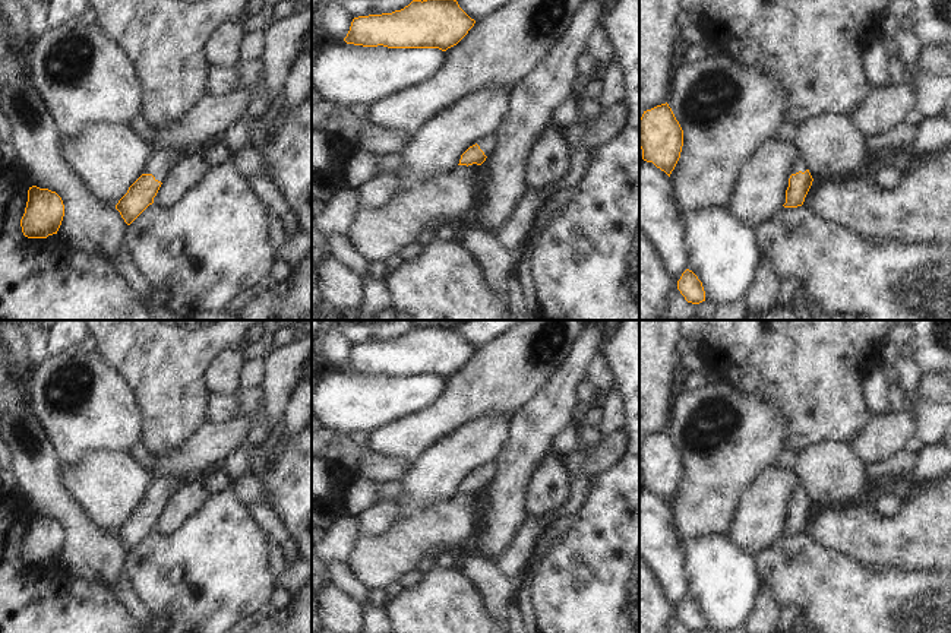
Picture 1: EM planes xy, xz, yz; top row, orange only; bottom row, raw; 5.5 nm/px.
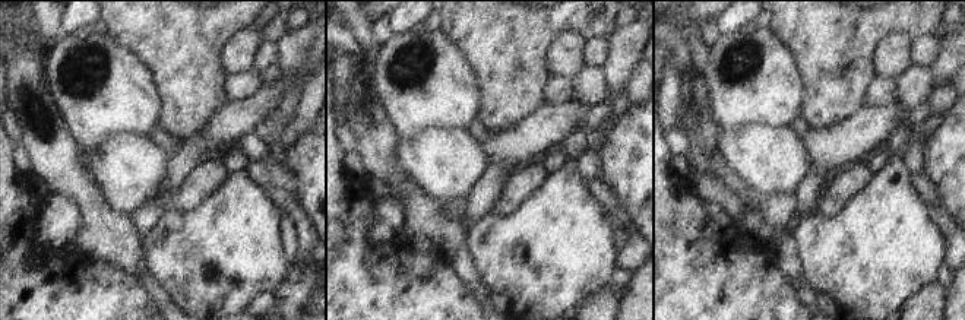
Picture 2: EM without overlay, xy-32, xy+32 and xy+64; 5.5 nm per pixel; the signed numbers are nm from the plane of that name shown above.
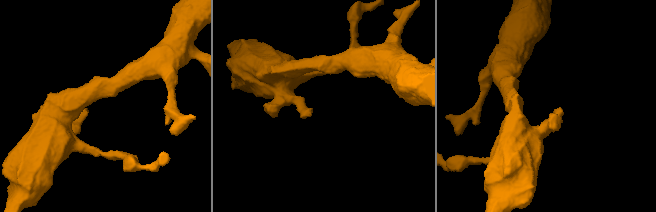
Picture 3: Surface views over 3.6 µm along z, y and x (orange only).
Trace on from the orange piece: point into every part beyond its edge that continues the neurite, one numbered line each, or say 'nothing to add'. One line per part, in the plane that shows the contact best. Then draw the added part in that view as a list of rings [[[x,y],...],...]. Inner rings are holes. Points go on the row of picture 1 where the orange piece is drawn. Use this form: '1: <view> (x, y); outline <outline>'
1: xy (160, 163); outline [[[178,149],[155,151],[148,158],[143,167],[143,173],[152,174],[155,180],[162,183],[165,180],[167,173],[178,162],[181,155],[183,152],[180,152]]]

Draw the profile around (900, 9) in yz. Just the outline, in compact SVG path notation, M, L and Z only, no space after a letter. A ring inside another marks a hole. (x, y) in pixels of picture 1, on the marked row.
M891 0L887 10L895 18L903 19L910 16L910 13L914 10L914 3L913 0Z

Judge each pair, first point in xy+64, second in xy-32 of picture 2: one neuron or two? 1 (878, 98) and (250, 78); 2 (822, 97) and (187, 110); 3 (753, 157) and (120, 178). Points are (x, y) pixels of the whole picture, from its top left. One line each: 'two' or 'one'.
1: one
2: one
3: one

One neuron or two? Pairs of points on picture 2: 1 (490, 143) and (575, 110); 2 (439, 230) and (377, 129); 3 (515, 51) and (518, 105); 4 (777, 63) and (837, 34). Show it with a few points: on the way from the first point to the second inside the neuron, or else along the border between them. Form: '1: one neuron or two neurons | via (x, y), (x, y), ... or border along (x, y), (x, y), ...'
1: one neuron | via (511, 143), (519, 143), (554, 123)
2: one neuron | via (418, 205), (414, 196), (379, 161), (377, 154)
3: one neuron | via (515, 65), (515, 92)
4: two neurons | border along (771, 29), (793, 57), (801, 89)

